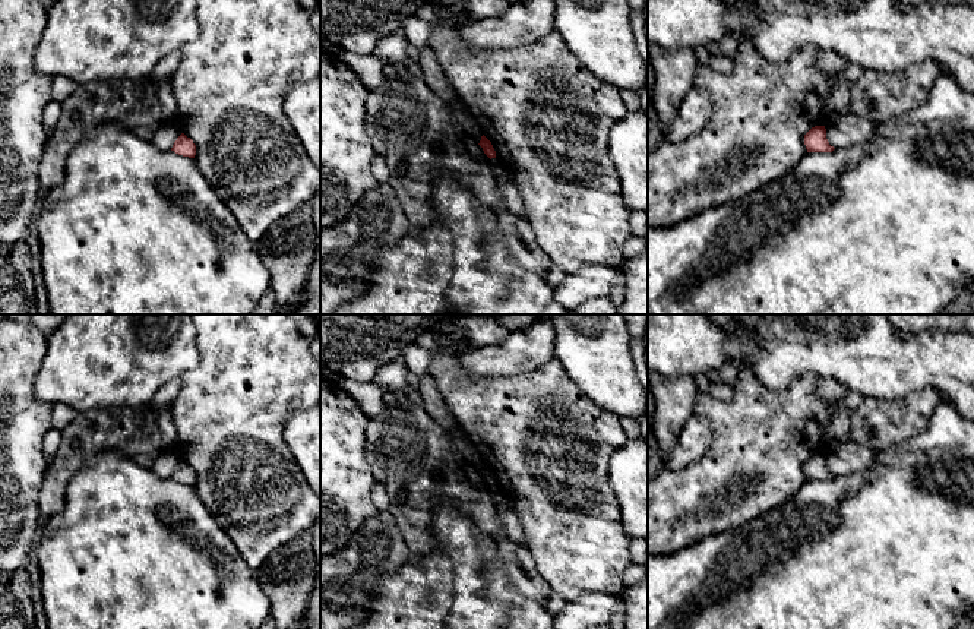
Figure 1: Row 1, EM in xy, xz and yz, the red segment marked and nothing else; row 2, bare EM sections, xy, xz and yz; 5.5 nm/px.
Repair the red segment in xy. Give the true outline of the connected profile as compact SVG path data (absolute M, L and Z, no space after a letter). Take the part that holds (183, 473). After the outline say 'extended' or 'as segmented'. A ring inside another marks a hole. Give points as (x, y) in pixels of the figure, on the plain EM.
M181 461L177 468L174 470L171 478L174 478L178 483L195 486L196 483L196 472L190 465L187 465L184 461Z; as segmented

